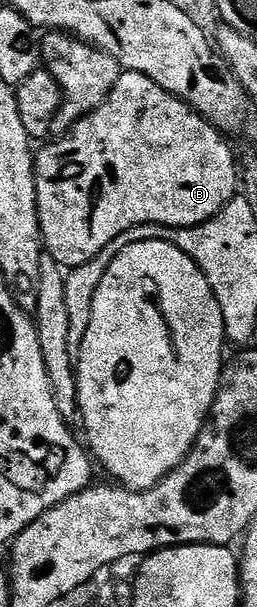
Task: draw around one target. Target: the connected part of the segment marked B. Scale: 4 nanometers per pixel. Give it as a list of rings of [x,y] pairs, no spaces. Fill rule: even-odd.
[[[122,71],[120,78],[117,79],[111,90],[111,94],[94,112],[84,116],[73,129],[57,138],[57,141],[54,139],[52,142],[46,143],[42,147],[46,147],[42,152],[40,149],[36,153],[37,217],[41,223],[41,235],[48,255],[52,256],[61,265],[62,269],[72,270],[91,262],[96,257],[93,252],[99,255],[103,250],[101,244],[107,246],[105,240],[115,242],[115,238],[119,238],[119,234],[123,234],[135,226],[158,224],[159,226],[171,226],[172,228],[190,228],[215,218],[215,214],[219,214],[219,210],[223,210],[223,206],[231,203],[233,197],[238,195],[239,192],[239,164],[238,161],[237,164],[233,161],[233,152],[224,139],[228,140],[204,116],[199,115],[190,104],[180,100],[178,96],[172,96],[170,92],[163,90],[163,86],[159,86],[151,78],[147,78],[138,72]]]

